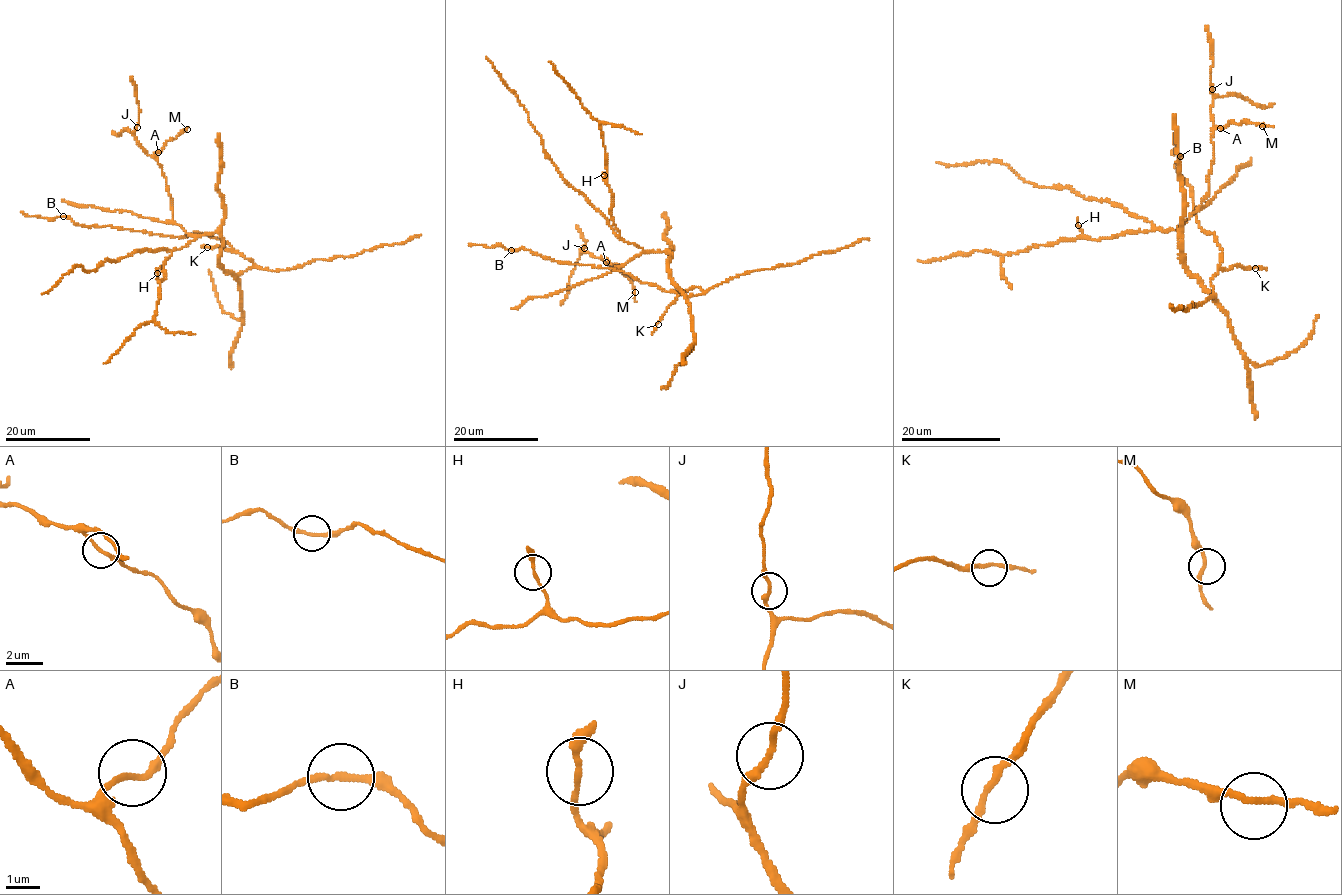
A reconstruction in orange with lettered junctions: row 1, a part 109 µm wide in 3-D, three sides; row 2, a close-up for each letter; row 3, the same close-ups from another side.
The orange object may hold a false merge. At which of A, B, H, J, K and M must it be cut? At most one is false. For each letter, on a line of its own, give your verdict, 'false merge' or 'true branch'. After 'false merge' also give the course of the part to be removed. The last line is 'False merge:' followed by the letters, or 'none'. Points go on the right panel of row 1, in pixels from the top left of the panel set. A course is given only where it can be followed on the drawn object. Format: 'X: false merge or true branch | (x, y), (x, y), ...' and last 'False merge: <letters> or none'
A: true branch
B: true branch
H: true branch
J: true branch
K: true branch
M: true branch
False merge: none

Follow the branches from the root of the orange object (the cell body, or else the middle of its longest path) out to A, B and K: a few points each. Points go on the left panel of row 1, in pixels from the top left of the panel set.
A: (219, 260), (222, 248), (219, 234), (189, 234), (173, 221), (172, 199), (155, 154), (158, 152)
B: (219, 260), (236, 277), (253, 264), (227, 243), (200, 233), (175, 237), (86, 226), (63, 216)
K: (219, 260), (222, 268), (236, 277), (253, 264), (237, 252), (217, 245), (207, 247)

